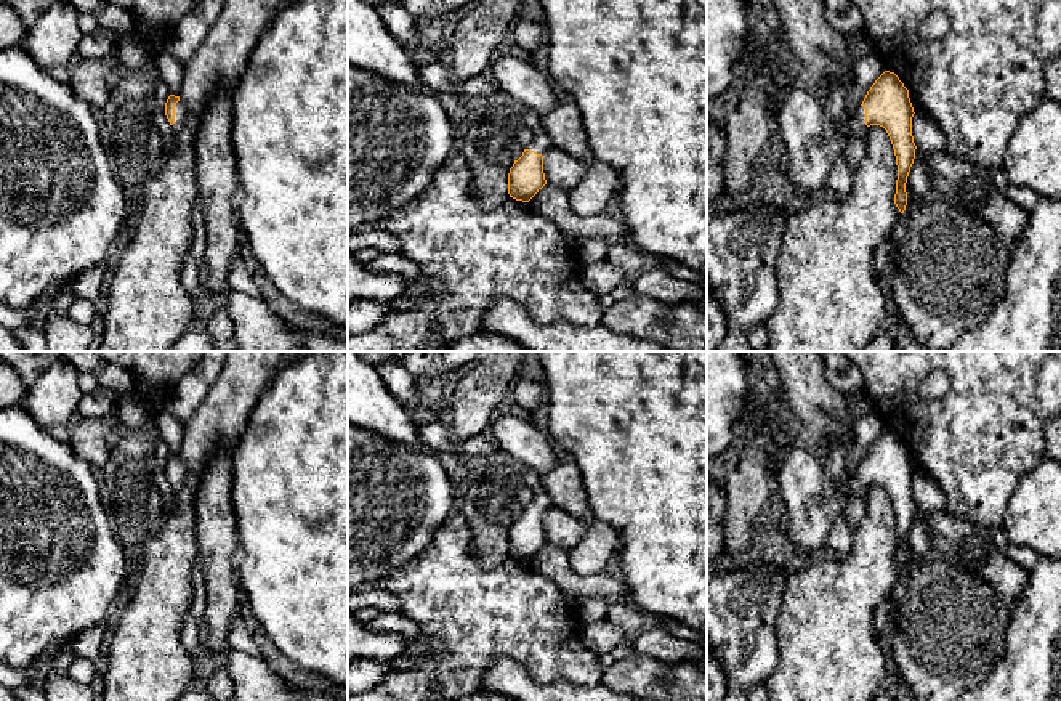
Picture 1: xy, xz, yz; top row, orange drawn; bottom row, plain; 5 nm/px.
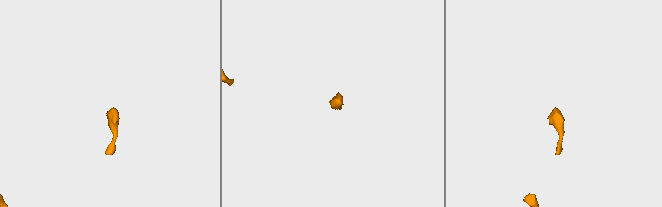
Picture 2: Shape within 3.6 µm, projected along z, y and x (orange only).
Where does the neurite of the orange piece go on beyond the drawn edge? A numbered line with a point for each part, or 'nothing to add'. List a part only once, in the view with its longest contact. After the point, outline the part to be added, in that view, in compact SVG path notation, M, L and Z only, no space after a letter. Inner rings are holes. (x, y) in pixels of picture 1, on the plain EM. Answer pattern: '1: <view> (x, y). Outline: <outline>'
1: xy (180, 470). Outline: M180 459L175 467L175 483L171 484L173 491L178 491L183 488L186 481L188 468L186 464Z

